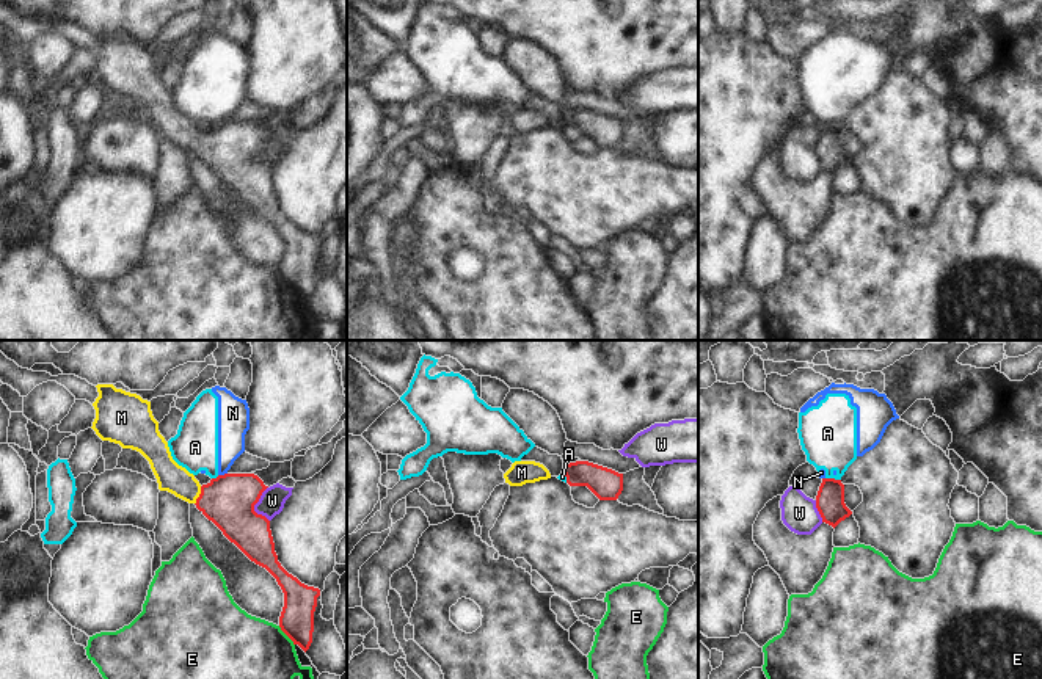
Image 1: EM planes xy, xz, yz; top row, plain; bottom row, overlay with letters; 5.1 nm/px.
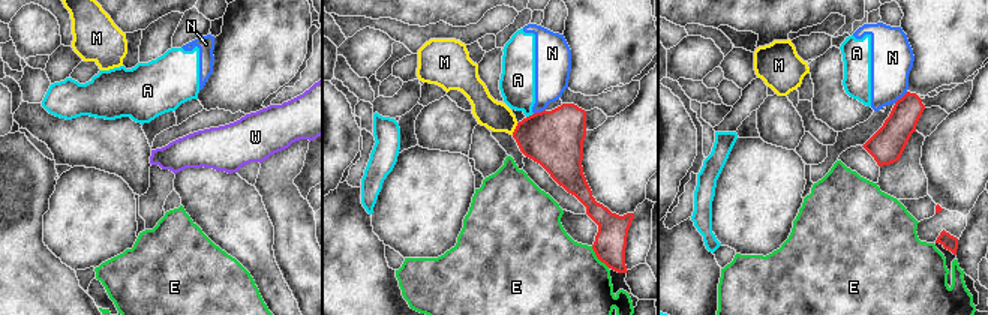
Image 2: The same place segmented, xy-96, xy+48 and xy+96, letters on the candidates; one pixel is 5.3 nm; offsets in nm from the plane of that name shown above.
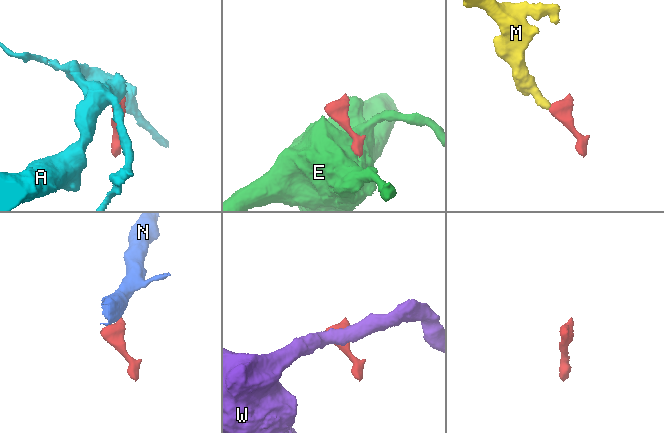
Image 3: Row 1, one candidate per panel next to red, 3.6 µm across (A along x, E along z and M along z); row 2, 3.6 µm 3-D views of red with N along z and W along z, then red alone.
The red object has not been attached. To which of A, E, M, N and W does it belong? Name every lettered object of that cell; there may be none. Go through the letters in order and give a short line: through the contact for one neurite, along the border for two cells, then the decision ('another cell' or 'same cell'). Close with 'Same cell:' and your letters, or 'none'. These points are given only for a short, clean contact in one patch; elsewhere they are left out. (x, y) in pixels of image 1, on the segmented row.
A: line yz (826, 477), (840, 480); another cell
E: line xy (278, 626), (294, 645); another cell
M: line xy (228, 501), (200, 496), (171, 477); same cell
N: line xy (226, 472), (218, 475); another cell
W: line xy (267, 486), (255, 510), (269, 521); another cell
Same cell: M

